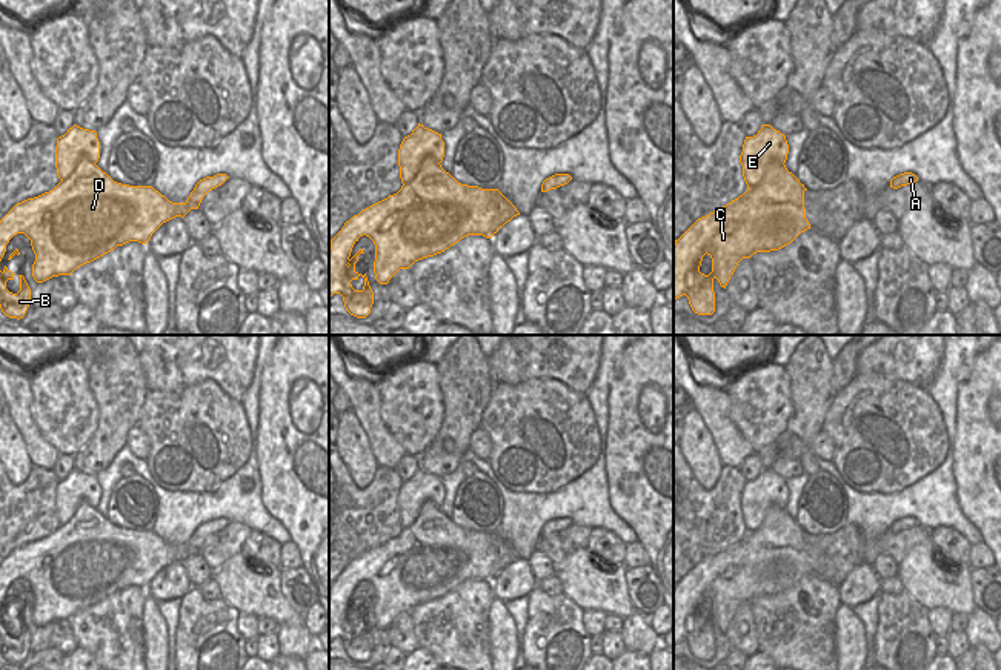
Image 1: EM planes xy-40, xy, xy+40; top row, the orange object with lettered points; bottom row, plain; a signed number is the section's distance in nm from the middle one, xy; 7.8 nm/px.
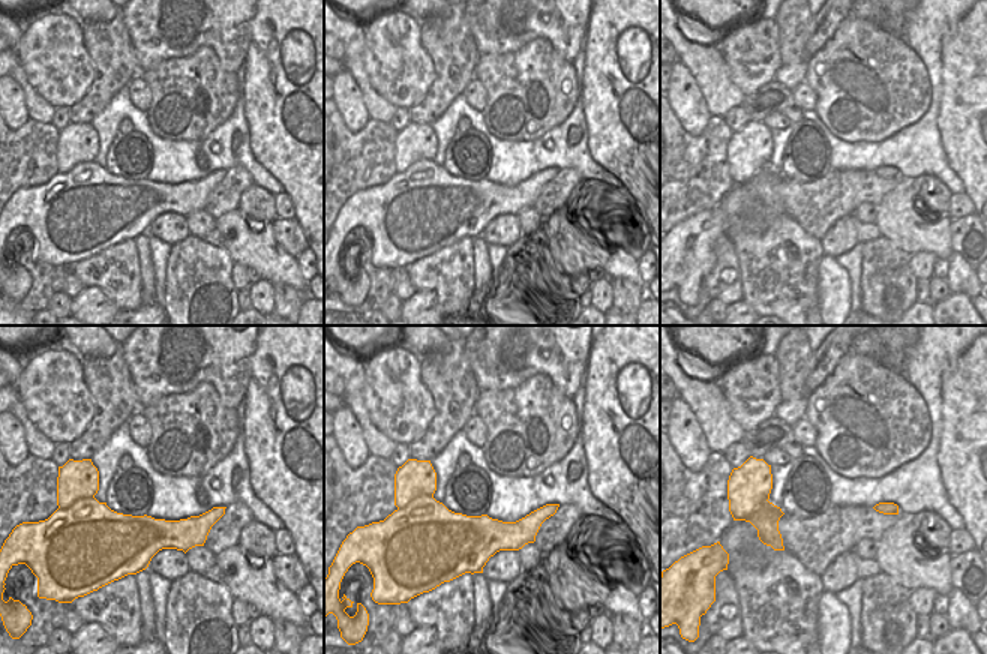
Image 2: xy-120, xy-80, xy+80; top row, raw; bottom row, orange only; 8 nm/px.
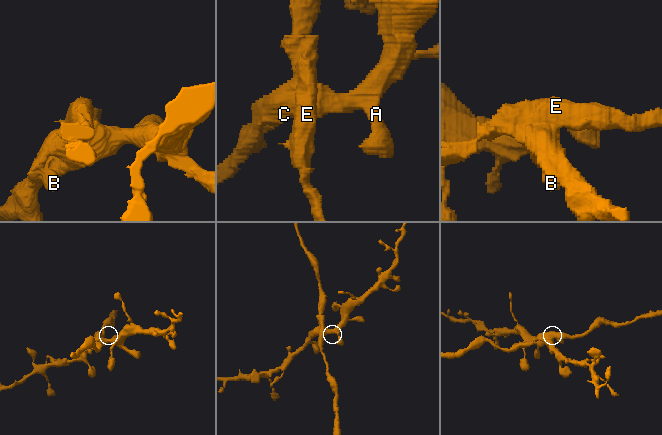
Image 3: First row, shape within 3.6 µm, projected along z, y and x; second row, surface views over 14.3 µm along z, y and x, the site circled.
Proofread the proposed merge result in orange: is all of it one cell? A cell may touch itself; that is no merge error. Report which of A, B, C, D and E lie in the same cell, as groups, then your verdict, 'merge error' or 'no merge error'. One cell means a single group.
A B C D / E; merge error

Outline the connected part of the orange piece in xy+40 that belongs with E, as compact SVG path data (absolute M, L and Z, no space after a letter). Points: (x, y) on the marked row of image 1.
M763 124L757 135L746 137L740 163L747 187L752 189L760 184L769 163L784 164L787 154L786 135L770 124Z

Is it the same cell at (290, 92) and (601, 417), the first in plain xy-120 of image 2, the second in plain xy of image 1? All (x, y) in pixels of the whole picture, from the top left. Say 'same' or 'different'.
different

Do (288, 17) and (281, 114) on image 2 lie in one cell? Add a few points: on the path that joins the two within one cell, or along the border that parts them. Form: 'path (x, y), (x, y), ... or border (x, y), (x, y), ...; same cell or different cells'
path (285, 41), (285, 90); same cell

